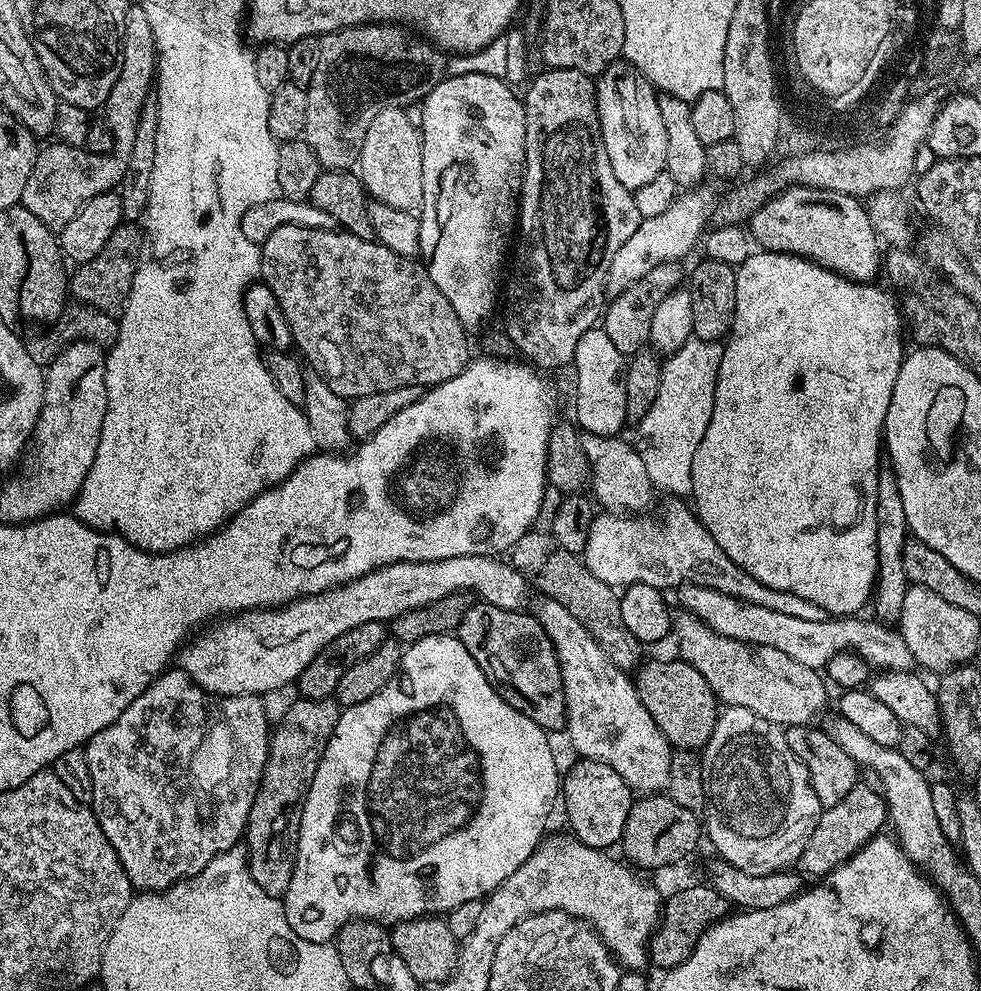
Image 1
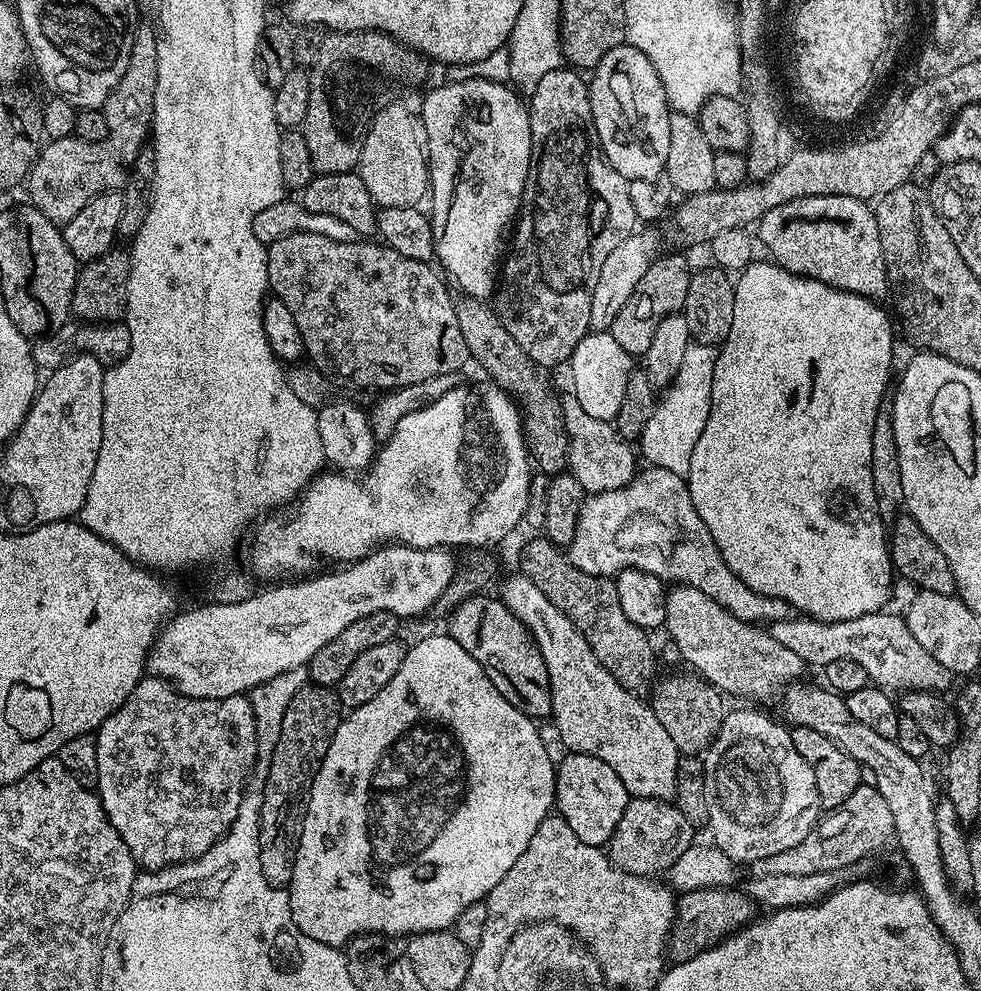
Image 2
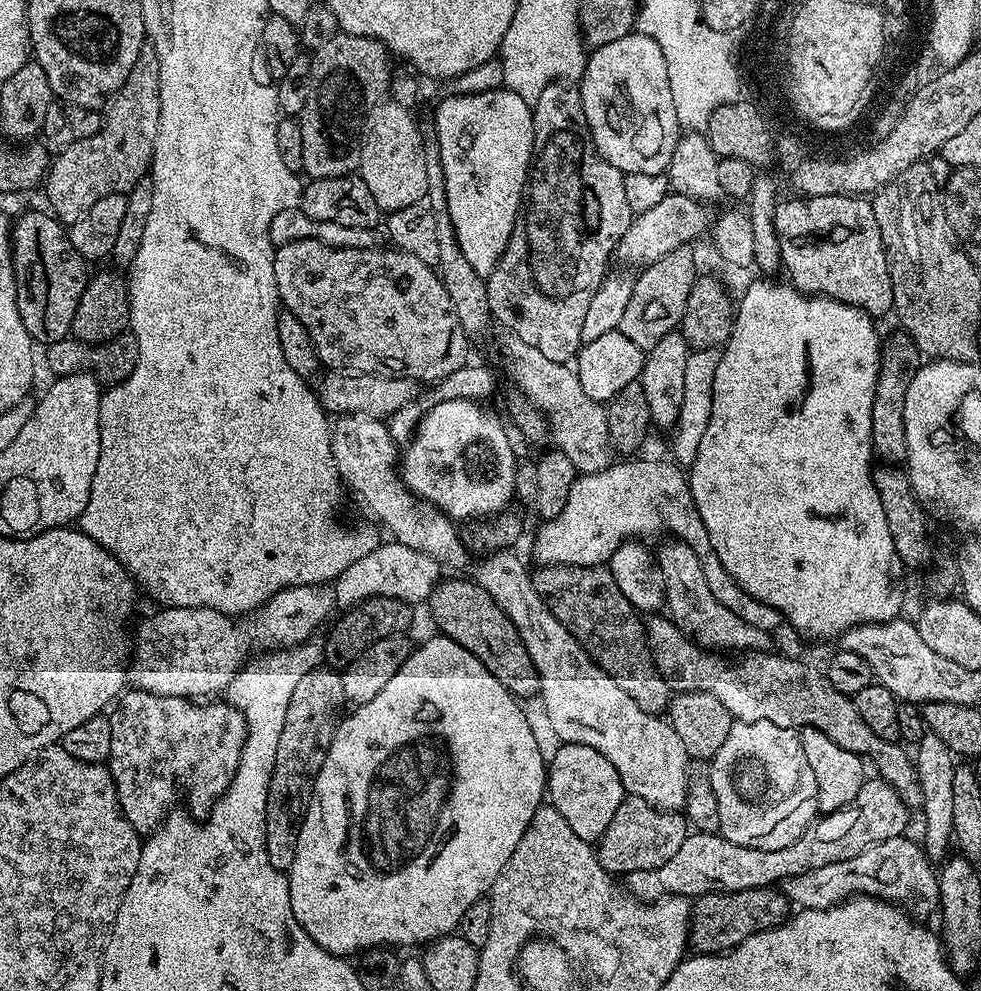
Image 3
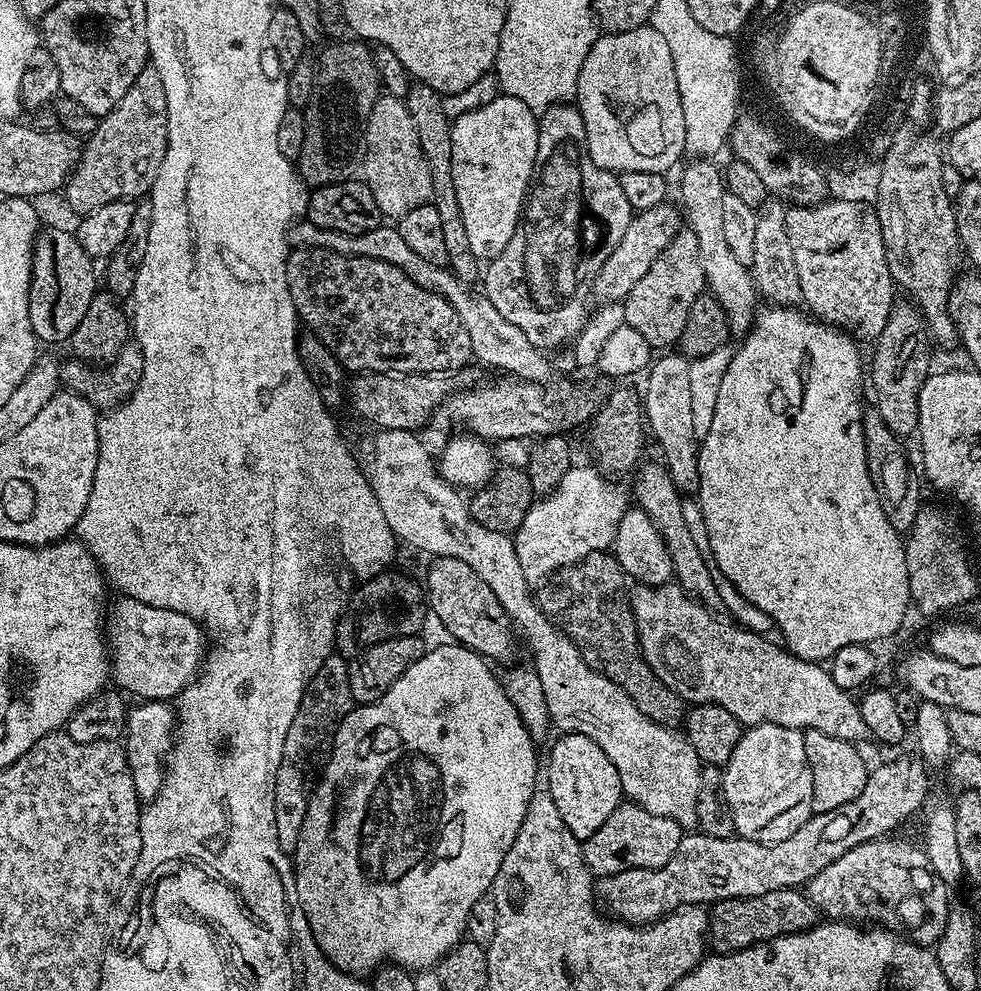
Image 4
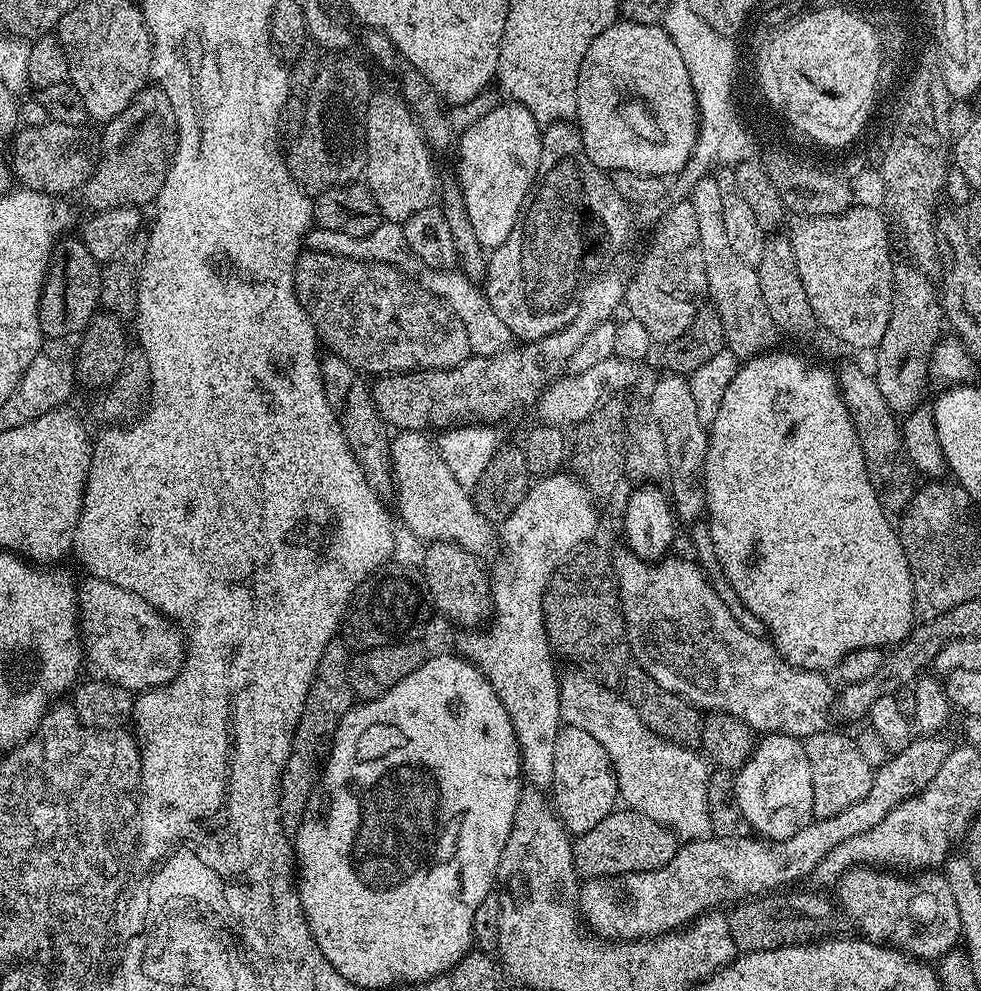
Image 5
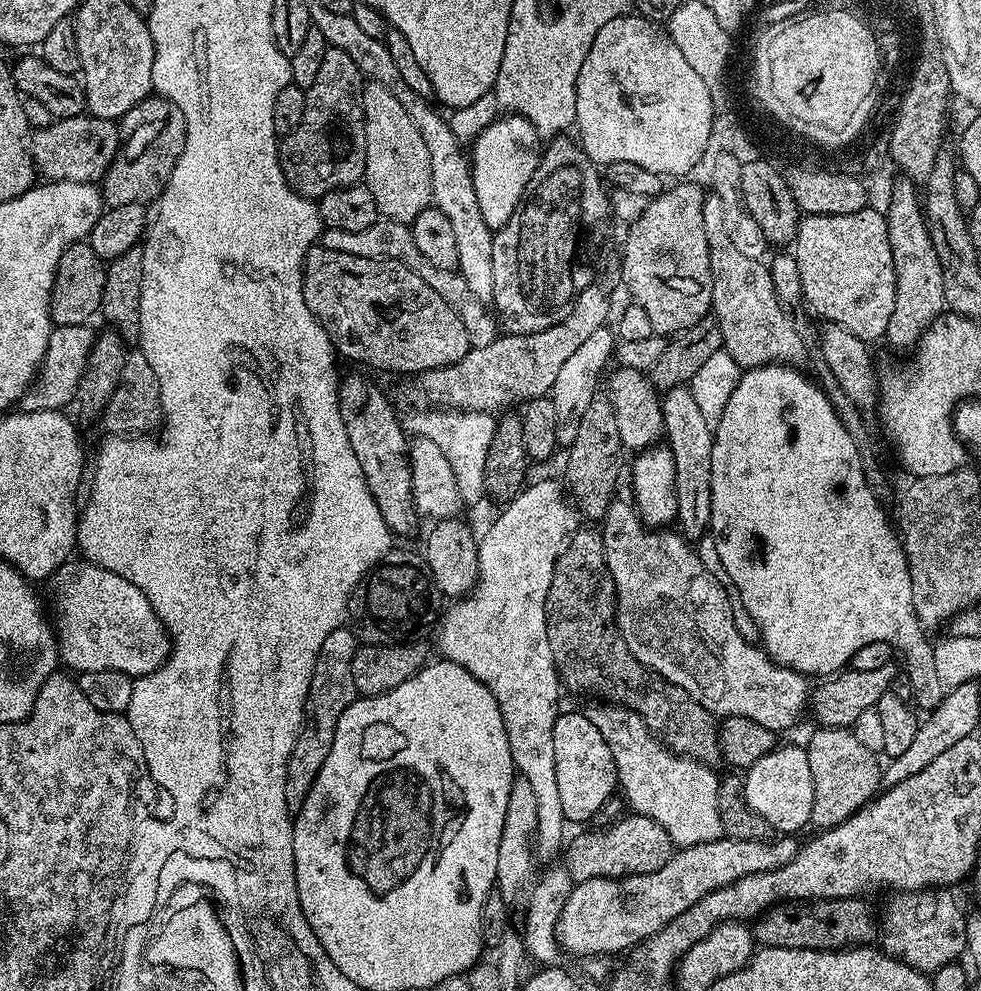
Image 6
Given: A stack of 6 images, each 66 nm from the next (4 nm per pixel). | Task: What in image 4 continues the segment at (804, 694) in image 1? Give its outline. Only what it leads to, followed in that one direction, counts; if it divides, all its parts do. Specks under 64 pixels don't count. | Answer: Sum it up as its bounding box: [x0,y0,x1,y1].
[630,462,722,607]

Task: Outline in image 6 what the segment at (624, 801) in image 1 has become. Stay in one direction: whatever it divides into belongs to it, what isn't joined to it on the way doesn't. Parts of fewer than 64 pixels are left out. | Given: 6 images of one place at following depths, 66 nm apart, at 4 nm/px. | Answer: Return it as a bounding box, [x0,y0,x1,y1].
[554,711,618,824]

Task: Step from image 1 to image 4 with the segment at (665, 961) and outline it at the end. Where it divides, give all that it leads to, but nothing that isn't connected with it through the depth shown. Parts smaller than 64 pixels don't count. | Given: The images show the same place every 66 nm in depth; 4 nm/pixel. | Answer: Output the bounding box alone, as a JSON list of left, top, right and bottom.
[708,888,818,954]

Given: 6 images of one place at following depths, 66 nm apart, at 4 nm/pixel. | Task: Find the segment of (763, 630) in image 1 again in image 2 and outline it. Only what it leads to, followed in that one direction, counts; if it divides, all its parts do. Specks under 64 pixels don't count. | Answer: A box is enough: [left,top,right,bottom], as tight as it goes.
[770,610,954,694]

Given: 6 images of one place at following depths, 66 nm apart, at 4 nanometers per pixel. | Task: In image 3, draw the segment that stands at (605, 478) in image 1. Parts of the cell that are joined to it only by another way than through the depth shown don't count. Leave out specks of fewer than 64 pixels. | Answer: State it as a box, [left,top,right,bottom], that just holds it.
[500,334,614,473]

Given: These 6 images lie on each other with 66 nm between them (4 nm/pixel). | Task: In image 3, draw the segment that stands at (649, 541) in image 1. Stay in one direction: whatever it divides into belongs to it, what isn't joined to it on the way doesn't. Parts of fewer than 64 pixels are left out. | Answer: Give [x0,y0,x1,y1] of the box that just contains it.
[532,458,785,633]

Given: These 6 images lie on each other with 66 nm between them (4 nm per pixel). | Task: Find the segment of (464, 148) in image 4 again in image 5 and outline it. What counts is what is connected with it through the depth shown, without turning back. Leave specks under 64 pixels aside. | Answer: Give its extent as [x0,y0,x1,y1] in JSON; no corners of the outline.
[454,102,544,250]

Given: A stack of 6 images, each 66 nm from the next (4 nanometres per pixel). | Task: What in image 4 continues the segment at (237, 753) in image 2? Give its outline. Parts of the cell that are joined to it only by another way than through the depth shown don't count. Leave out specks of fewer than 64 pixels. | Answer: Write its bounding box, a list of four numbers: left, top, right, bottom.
[122,700,176,802]

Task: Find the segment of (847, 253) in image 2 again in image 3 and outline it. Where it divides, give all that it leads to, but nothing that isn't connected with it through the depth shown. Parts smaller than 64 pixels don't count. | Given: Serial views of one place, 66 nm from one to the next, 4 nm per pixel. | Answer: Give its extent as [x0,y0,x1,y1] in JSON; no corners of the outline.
[774,195,893,318]

